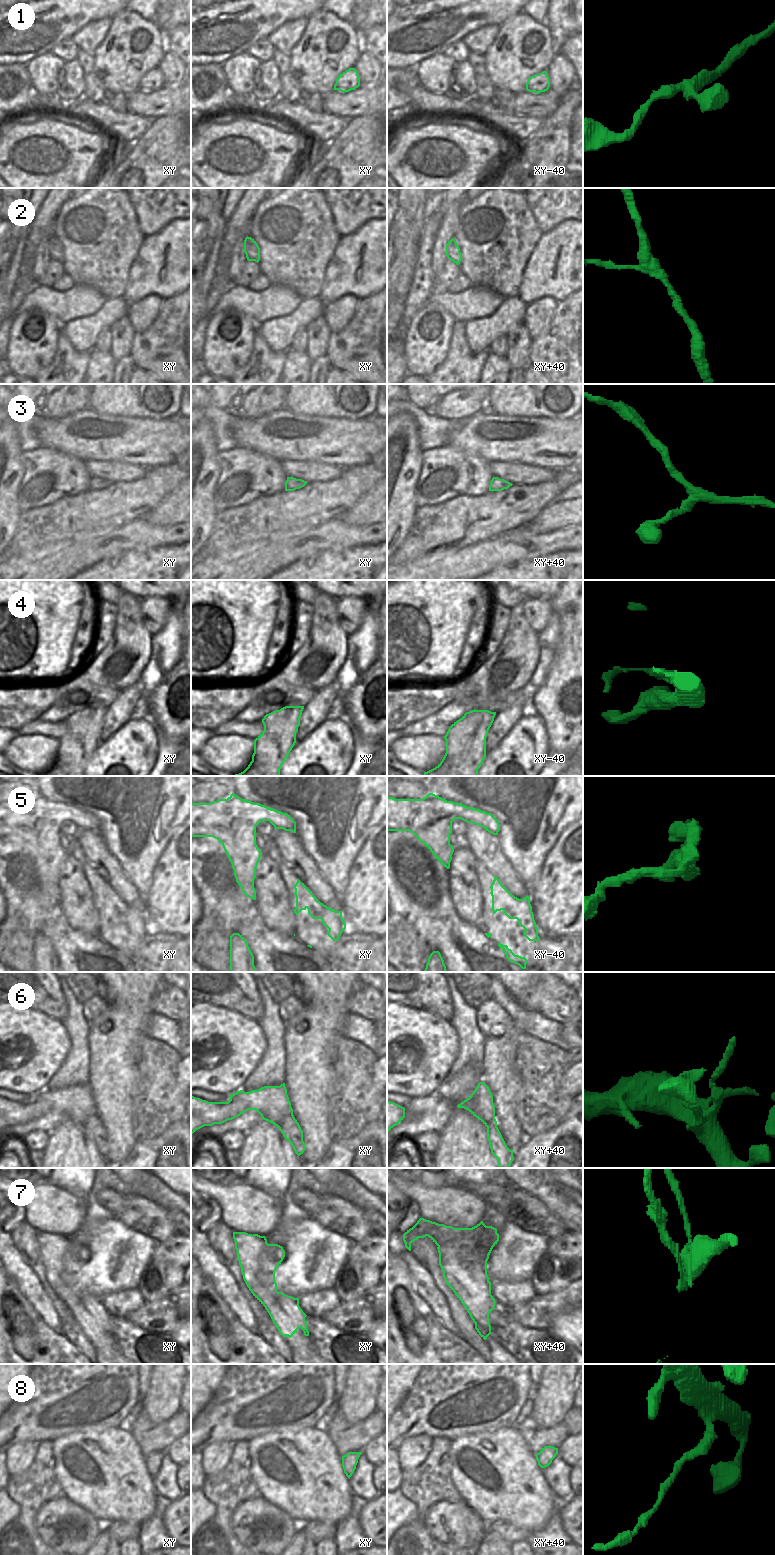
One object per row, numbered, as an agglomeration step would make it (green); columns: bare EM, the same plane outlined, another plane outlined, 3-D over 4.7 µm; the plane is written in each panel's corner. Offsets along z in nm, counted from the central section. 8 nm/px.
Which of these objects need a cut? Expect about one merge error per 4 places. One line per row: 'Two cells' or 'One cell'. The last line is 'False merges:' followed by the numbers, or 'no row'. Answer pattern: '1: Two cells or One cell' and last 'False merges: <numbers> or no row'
1: One cell
2: One cell
3: One cell
4: Two cells
5: One cell
6: One cell
7: Two cells
8: Two cells
False merges: 4, 7, 8.

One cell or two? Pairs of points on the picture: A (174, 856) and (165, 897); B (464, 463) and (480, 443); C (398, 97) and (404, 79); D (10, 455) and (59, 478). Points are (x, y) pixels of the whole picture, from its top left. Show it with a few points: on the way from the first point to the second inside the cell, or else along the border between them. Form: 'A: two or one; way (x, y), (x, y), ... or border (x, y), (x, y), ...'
A: one; way (174, 866), (174, 887)
B: two; border (450, 444), (489, 462)
C: one; way (398, 93), (398, 85), (400, 83)
D: two; border (23, 451), (24, 475), (19, 484)

